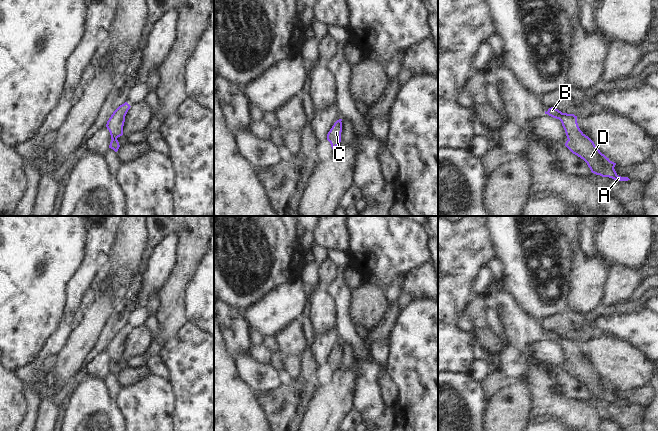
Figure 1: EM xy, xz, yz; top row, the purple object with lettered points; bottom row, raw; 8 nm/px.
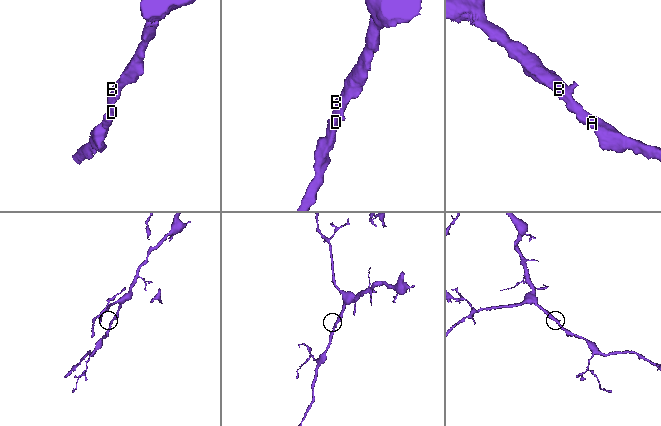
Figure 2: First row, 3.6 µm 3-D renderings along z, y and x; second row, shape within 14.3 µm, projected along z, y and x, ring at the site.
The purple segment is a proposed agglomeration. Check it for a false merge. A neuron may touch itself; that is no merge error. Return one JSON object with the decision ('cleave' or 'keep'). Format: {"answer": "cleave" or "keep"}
{"answer": "keep"}

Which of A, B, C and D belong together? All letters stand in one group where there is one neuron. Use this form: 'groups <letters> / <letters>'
groups A B C D

